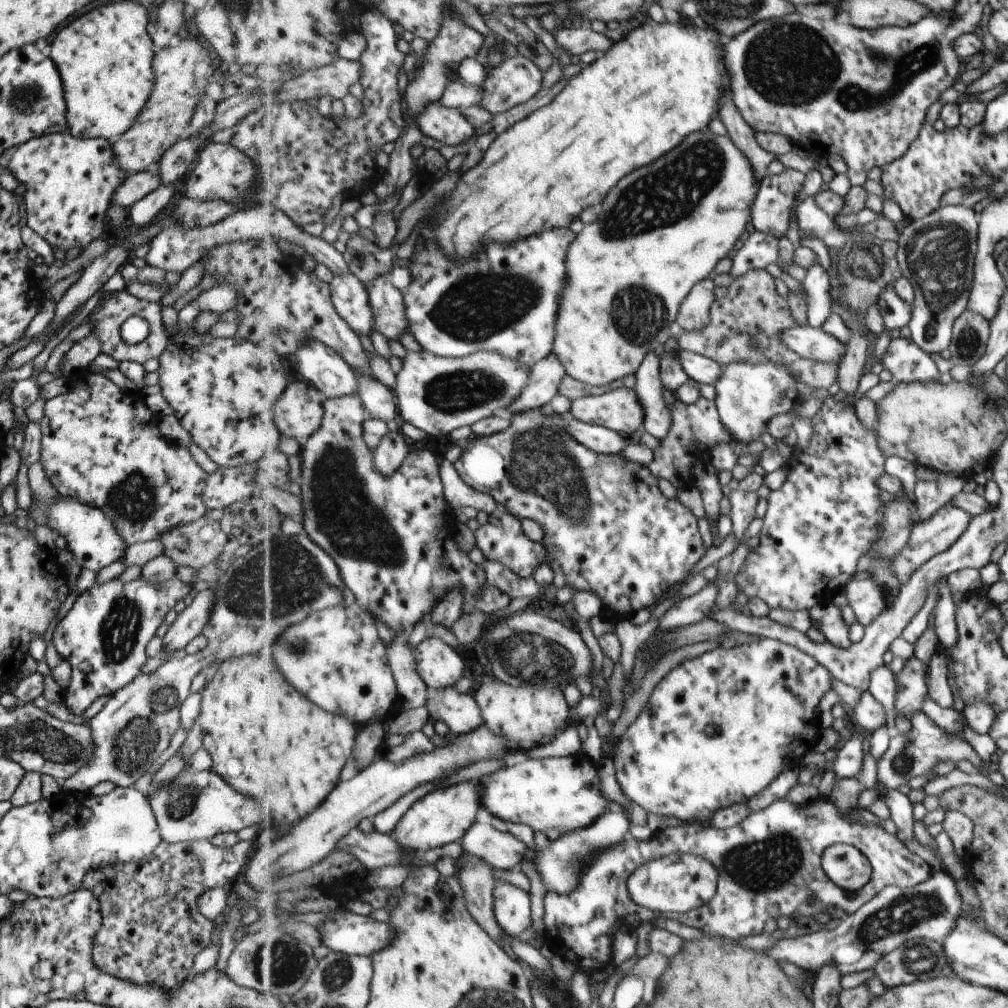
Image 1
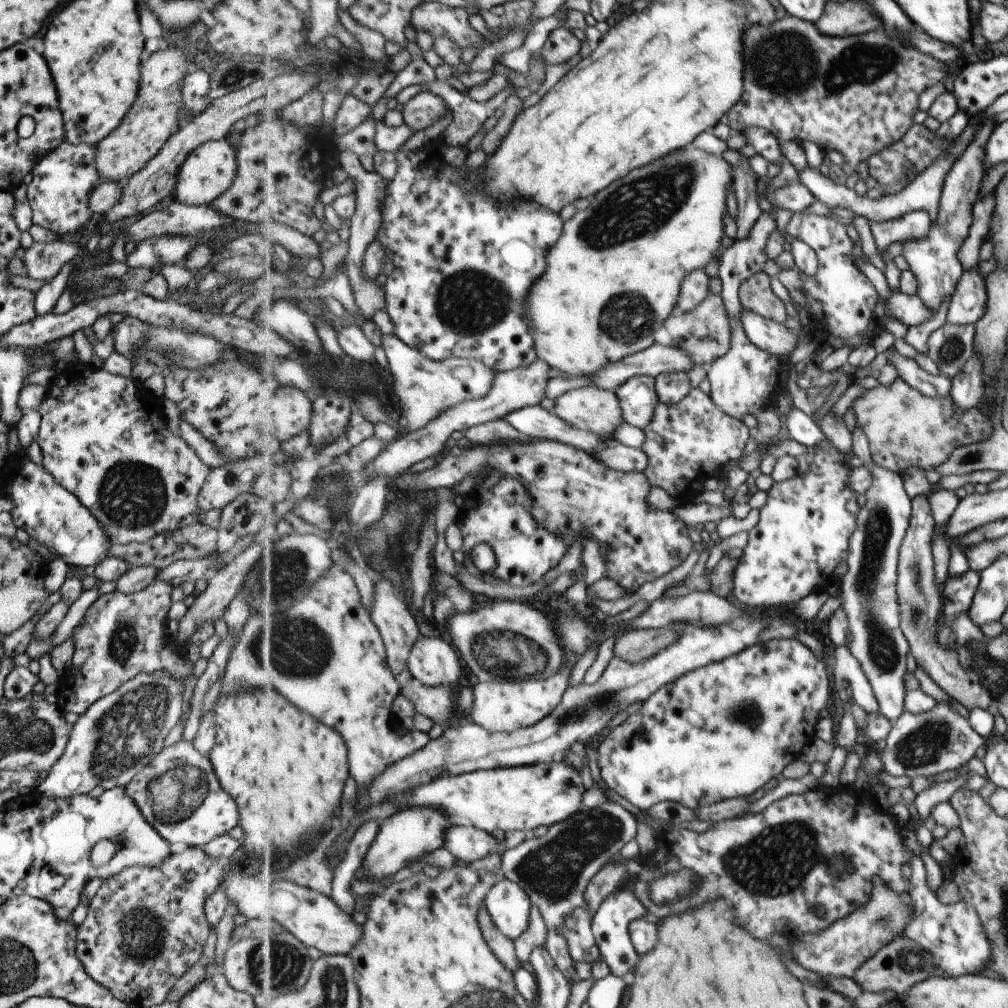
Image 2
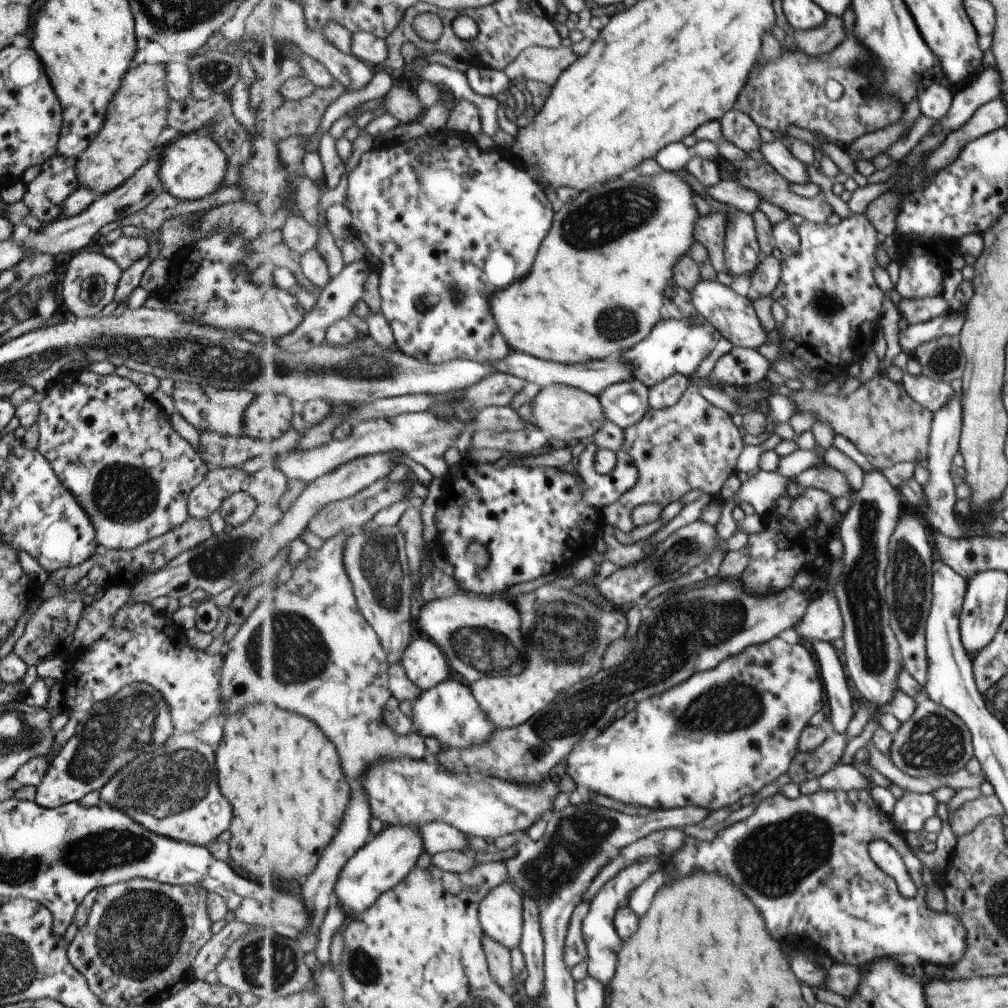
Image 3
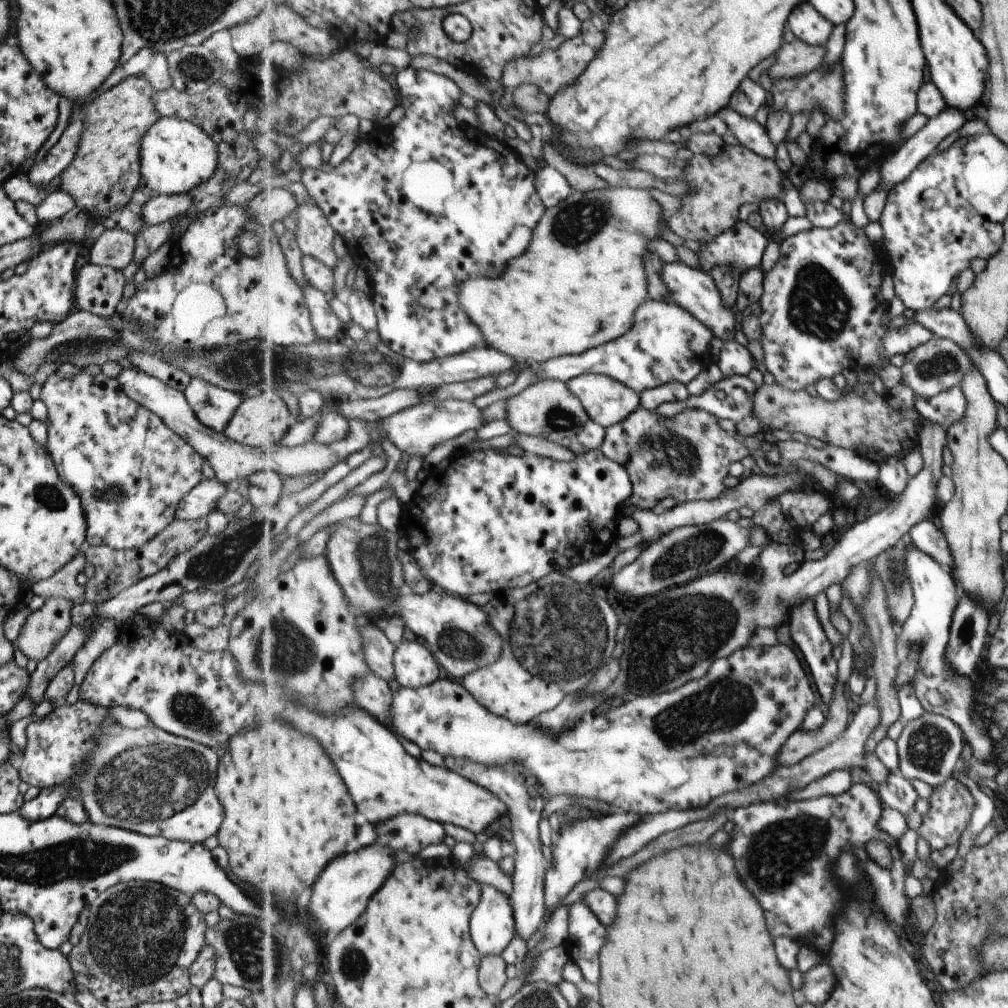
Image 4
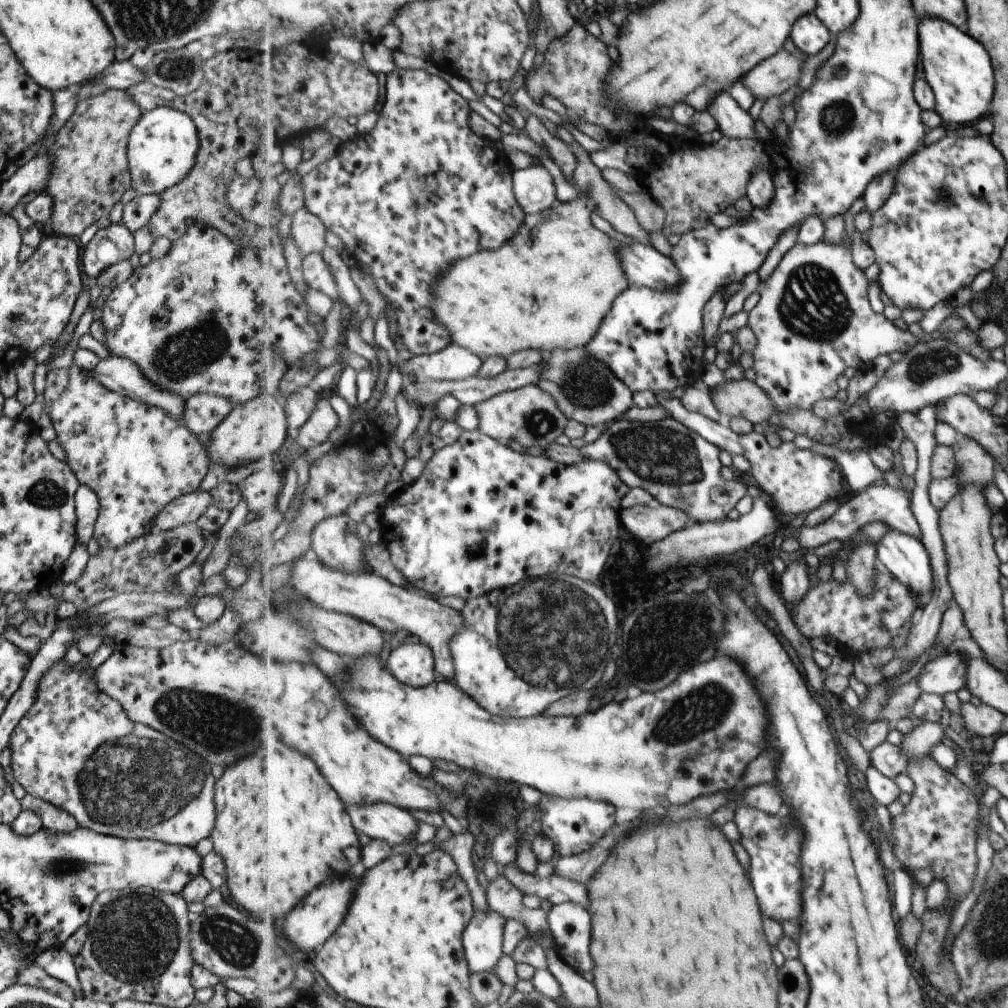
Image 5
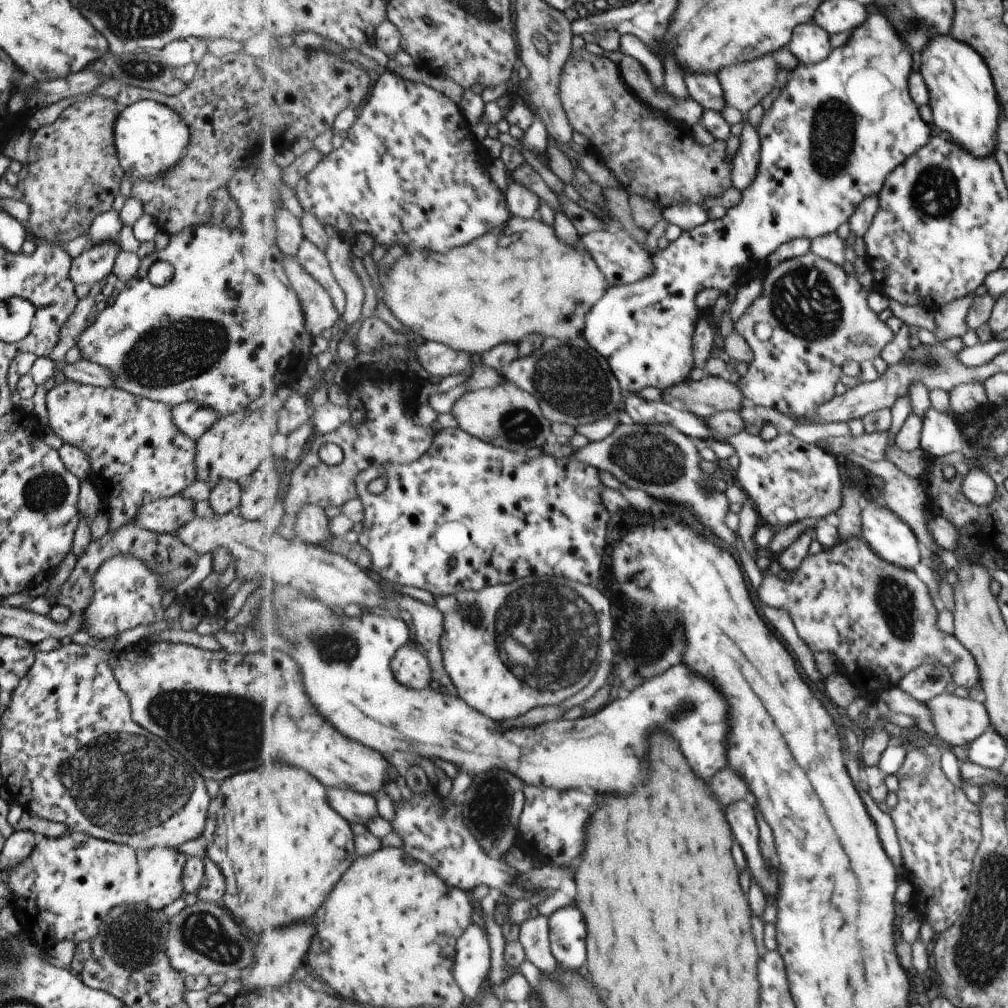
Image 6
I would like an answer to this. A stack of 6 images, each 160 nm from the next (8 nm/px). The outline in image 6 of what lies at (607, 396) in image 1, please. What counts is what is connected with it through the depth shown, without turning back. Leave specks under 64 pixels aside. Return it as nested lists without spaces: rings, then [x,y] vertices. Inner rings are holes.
[[[513,383],[497,384],[493,388],[468,391],[453,404],[459,428],[471,436],[511,451],[524,452],[530,448],[543,447],[553,438],[553,424],[543,414],[539,399],[521,390]]]

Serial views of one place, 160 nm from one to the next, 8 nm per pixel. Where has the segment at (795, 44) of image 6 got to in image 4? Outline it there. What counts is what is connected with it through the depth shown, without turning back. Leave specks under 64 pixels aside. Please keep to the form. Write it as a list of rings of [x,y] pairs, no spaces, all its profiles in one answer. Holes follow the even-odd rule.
[[[809,2],[799,4],[789,18],[789,28],[795,37],[813,46],[827,44],[833,26],[834,24]]]

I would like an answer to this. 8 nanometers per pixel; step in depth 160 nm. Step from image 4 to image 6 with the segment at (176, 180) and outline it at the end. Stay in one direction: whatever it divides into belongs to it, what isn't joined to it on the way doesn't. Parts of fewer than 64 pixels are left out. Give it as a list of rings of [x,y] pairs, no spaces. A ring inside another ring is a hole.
[[[139,100],[118,110],[113,122],[113,146],[122,172],[130,182],[153,180],[163,170],[181,161],[189,140],[187,126],[167,106],[151,100]]]

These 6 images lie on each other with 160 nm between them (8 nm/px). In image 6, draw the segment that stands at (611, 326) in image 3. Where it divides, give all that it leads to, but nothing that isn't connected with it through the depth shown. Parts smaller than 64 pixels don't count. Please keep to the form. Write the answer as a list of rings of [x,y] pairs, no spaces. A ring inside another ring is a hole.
[[[512,216],[510,221],[502,228],[495,228],[491,232],[487,232],[485,236],[477,238],[471,244],[465,244],[465,246],[459,246],[459,248],[453,248],[449,252],[442,254],[441,252],[405,252],[399,262],[395,264],[393,270],[389,270],[387,274],[378,274],[379,285],[382,291],[381,300],[383,304],[387,306],[389,312],[403,324],[408,330],[425,338],[427,341],[436,341],[450,348],[453,348],[456,352],[465,352],[470,354],[477,354],[482,356],[489,350],[495,349],[495,346],[499,344],[517,344],[519,345],[523,338],[527,338],[529,334],[543,334],[545,339],[547,338],[559,338],[559,340],[573,340],[583,334],[585,329],[585,322],[587,314],[590,314],[591,308],[603,298],[603,294],[607,293],[607,288],[610,288],[605,274],[599,270],[597,262],[593,260],[593,256],[585,250],[581,244],[578,248],[571,246],[571,244],[565,244],[559,240],[559,236],[555,234],[555,228],[545,224],[543,220],[539,220],[537,217],[534,219],[525,219],[522,217]]]

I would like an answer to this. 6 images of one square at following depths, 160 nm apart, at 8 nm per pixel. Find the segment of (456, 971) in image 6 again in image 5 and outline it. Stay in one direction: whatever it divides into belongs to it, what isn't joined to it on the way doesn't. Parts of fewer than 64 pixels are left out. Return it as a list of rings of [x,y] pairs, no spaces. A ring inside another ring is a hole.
[[[476,910],[463,941],[472,974],[495,969],[503,958],[507,921],[495,910]]]

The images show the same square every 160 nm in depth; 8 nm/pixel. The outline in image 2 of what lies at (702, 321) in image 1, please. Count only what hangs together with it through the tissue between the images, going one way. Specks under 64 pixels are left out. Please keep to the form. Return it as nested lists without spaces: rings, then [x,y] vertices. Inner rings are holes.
[[[703,269],[695,270],[687,274],[687,278],[683,280],[677,309],[682,313],[692,313],[700,308],[708,297],[710,297],[709,276]]]

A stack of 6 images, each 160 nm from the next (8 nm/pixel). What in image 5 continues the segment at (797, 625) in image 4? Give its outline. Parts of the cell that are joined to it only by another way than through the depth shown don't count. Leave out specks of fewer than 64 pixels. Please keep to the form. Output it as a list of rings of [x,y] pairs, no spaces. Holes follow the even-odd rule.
[[[804,558],[799,559],[795,566],[787,567],[780,578],[781,586],[783,586],[783,596],[787,600],[785,606],[789,606],[789,609],[795,609],[811,589],[809,568]]]

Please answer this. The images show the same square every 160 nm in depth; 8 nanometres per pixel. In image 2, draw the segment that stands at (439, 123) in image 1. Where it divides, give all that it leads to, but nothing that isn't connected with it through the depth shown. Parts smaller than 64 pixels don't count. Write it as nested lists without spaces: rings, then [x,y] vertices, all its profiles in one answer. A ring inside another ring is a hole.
[[[422,91],[404,105],[402,116],[404,122],[411,126],[411,130],[417,132],[441,120],[447,114],[447,107],[441,96],[434,92]]]

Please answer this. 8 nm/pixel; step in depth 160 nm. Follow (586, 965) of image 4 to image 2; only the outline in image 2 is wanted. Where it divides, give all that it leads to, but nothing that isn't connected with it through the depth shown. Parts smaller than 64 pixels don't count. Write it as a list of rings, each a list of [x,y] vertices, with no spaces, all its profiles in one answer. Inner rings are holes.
[[[623,886],[619,888],[615,894],[611,894],[609,898],[603,900],[603,904],[599,906],[599,910],[593,918],[593,930],[595,940],[598,942],[598,948],[601,951],[601,960],[607,964],[611,975],[627,978],[627,982],[633,982],[635,978],[629,974],[629,970],[633,970],[639,962],[639,954],[631,942],[631,934],[629,934],[629,926],[633,920],[642,917],[649,917],[650,913],[647,906],[635,896],[633,888]]]

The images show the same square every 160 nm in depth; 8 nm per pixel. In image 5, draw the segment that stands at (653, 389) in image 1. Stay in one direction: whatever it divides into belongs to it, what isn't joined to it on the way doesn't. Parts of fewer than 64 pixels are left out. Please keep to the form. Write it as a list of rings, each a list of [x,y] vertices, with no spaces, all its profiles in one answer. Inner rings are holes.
[[[586,348],[557,350],[549,360],[539,386],[552,394],[571,418],[587,426],[603,426],[623,416],[634,404],[634,393],[604,362],[590,357]]]

